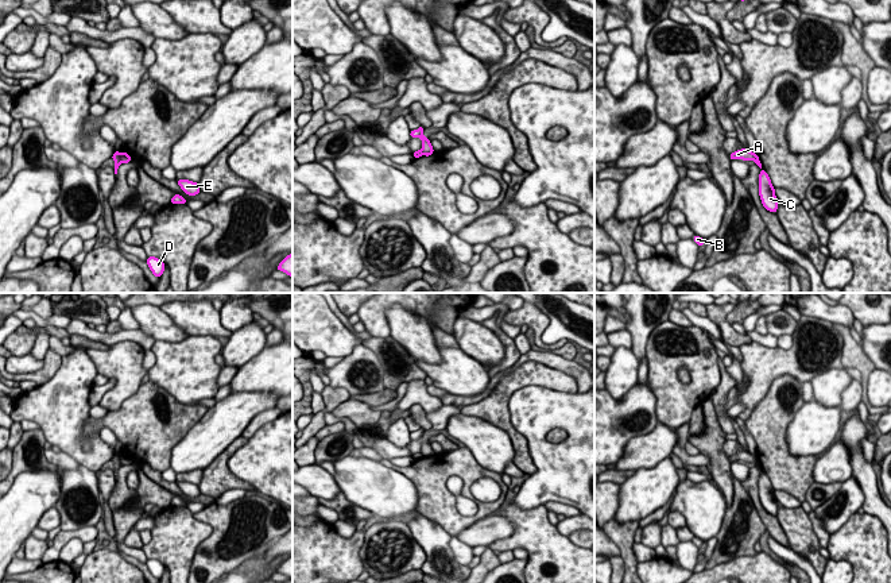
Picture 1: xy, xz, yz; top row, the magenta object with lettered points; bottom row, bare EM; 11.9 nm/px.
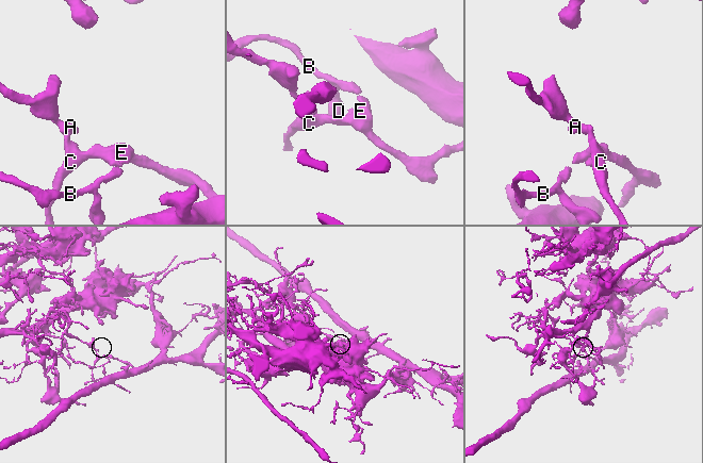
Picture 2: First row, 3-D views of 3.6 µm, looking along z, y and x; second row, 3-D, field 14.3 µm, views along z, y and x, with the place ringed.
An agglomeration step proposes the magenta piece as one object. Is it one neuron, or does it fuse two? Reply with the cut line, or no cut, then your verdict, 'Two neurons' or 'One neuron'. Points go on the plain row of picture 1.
Split along xy (119, 455), (121, 464). Two neurons

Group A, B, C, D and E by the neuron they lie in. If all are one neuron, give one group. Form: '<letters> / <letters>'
A B D / C E

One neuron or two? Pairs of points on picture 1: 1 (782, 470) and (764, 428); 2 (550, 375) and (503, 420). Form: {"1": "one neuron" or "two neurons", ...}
{"1": "one neuron", "2": "one neuron"}

